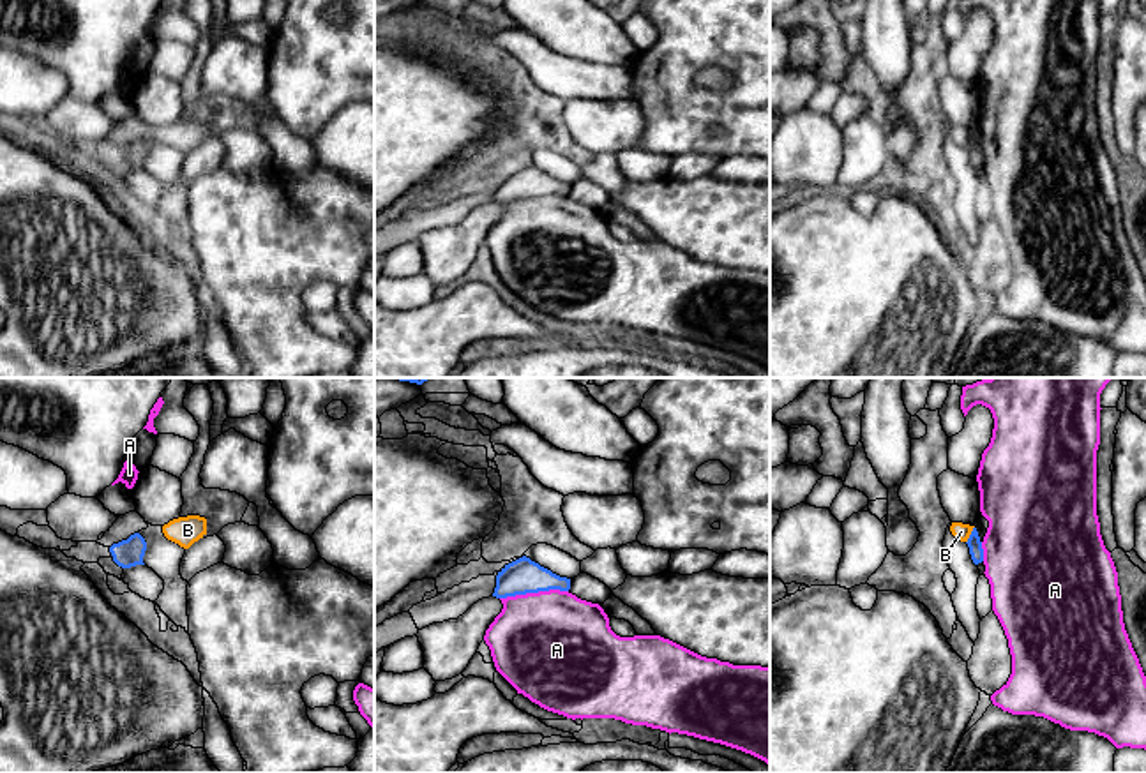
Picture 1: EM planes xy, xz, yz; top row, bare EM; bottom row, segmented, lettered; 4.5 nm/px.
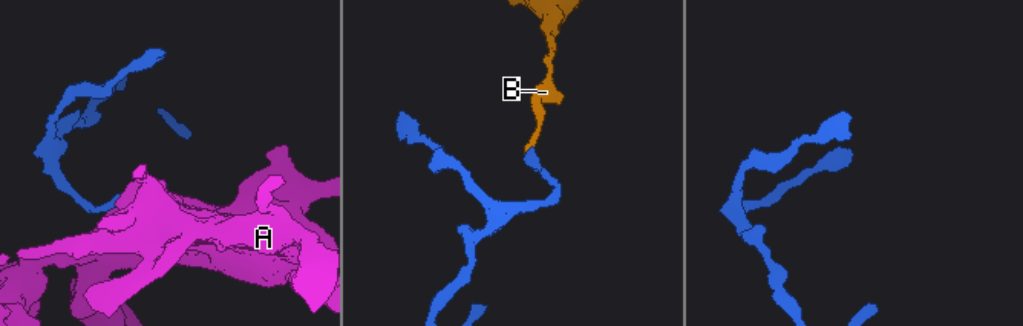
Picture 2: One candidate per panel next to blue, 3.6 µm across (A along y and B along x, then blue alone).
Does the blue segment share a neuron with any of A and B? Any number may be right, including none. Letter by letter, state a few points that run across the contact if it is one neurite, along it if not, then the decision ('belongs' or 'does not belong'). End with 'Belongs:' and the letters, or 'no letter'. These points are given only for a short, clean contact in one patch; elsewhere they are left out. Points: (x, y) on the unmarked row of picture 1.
A: line xz (567, 195), (539, 195), (500, 203); does not belong
B: line yz (973, 131), (966, 147); does not belong
Belongs: no letter

